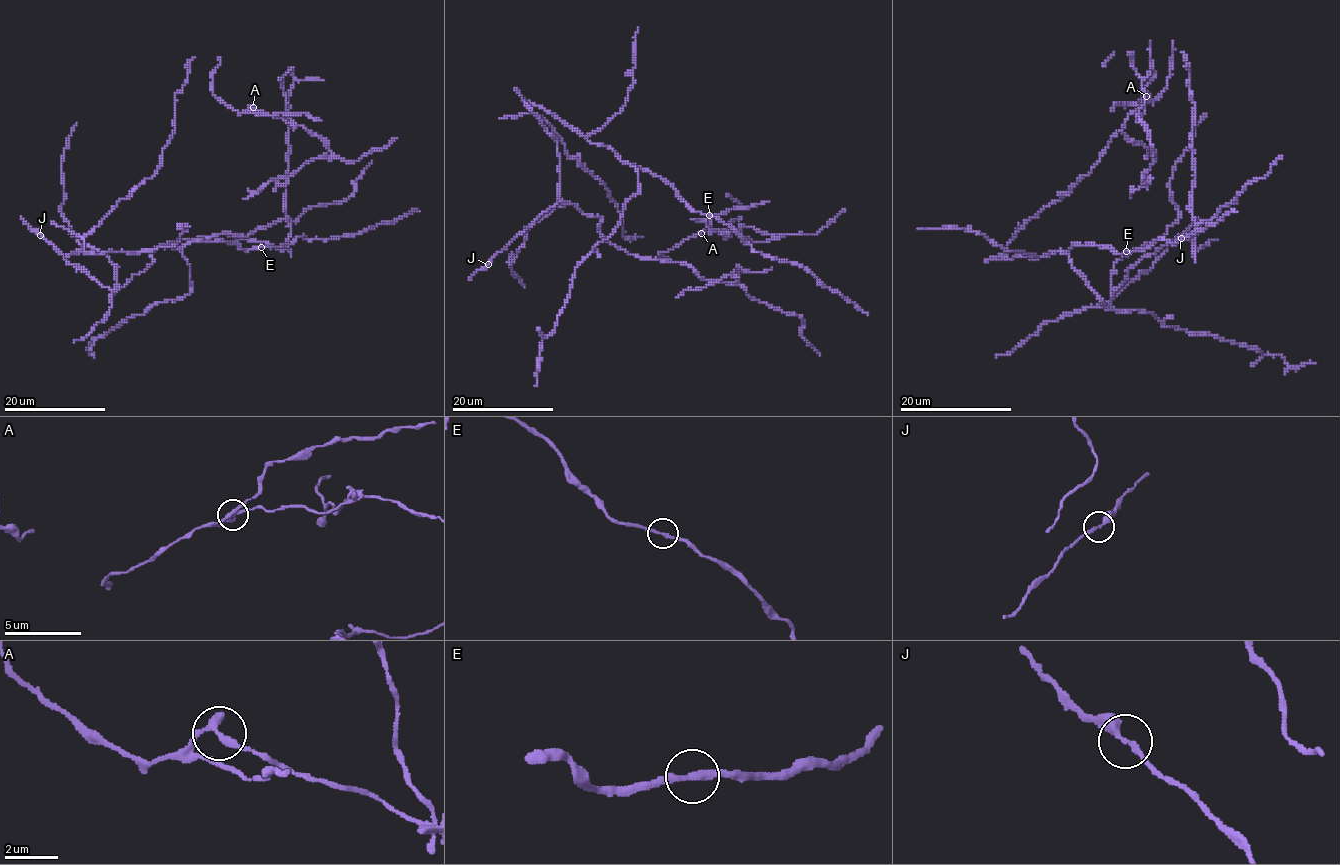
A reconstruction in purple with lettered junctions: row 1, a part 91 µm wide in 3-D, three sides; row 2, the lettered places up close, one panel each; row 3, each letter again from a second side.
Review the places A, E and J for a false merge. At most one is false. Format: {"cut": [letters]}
{"cut": ["A"]}

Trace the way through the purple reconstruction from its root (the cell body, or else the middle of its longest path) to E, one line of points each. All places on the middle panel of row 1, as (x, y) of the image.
E: (620, 158), (664, 178), (693, 211), (709, 215)

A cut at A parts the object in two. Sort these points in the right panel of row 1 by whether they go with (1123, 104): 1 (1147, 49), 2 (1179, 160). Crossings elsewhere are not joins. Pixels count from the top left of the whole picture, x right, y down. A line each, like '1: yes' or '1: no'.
1: yes
2: yes

